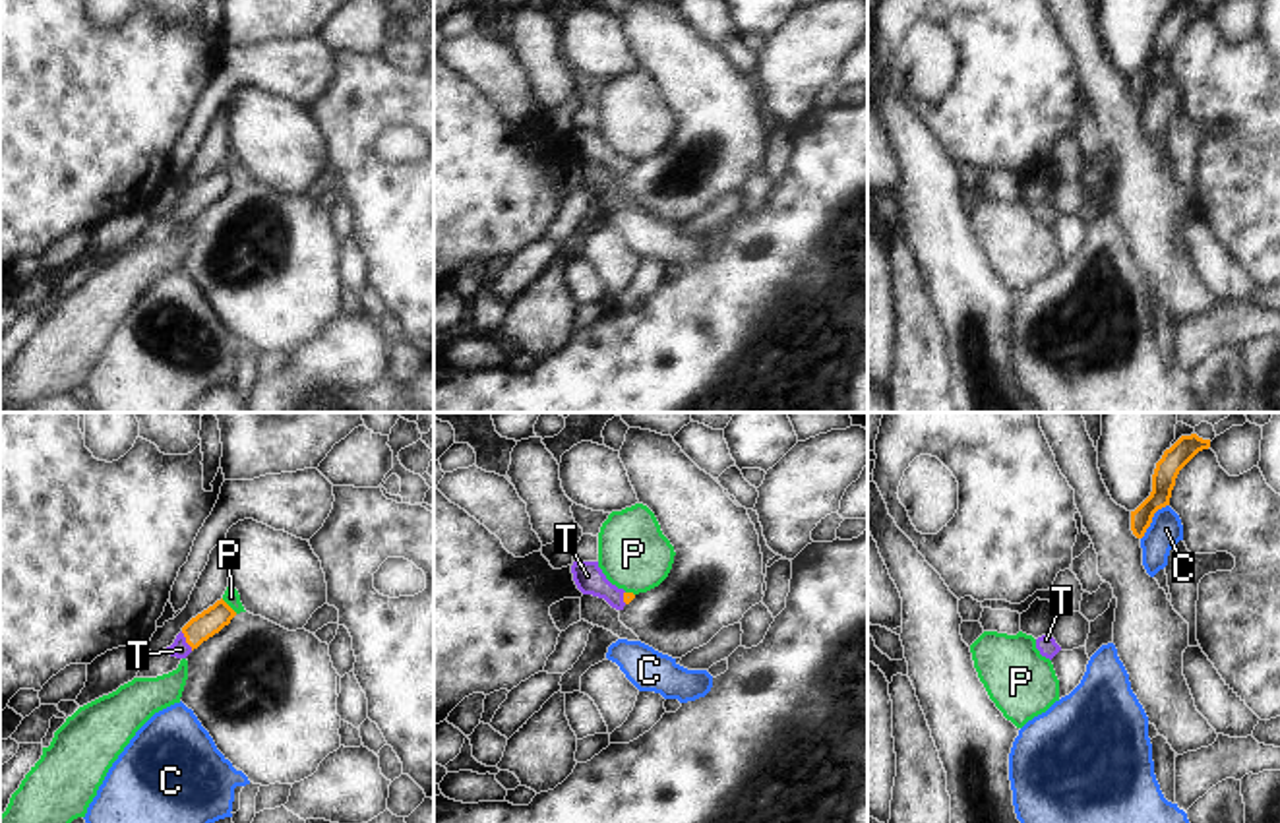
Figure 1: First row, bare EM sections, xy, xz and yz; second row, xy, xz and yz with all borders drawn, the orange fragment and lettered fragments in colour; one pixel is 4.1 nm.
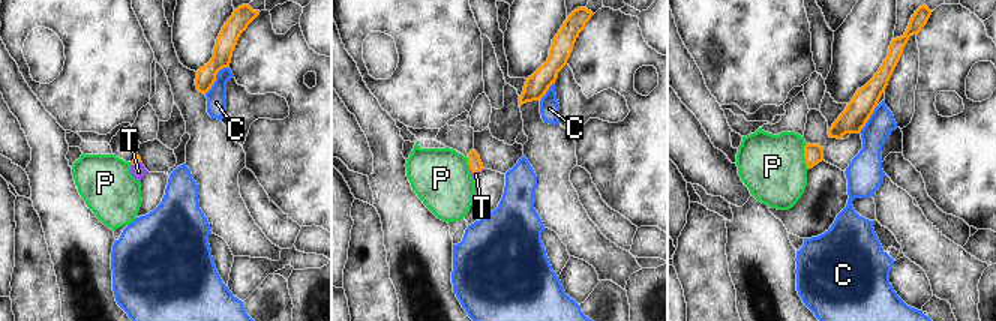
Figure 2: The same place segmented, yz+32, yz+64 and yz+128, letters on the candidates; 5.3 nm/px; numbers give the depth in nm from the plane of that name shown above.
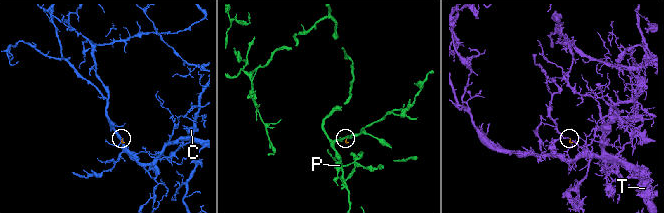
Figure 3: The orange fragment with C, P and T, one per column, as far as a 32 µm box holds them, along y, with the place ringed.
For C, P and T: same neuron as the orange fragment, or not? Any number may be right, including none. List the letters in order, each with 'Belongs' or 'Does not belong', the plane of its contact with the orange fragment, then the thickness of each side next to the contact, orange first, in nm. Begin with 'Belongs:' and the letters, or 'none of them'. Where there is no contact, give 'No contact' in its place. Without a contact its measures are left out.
Belongs: T
C: Does not belong. Touches orange in yz. Thickness 100 nm (orange) against 140 nm
P: Does not belong. Touches orange in xy. Thickness 110 nm (orange) against 70 nm
T: Belongs. Touches orange in xy. Thickness 110 nm (orange) against 80 nm.

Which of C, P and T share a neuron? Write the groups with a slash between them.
C / P / T

